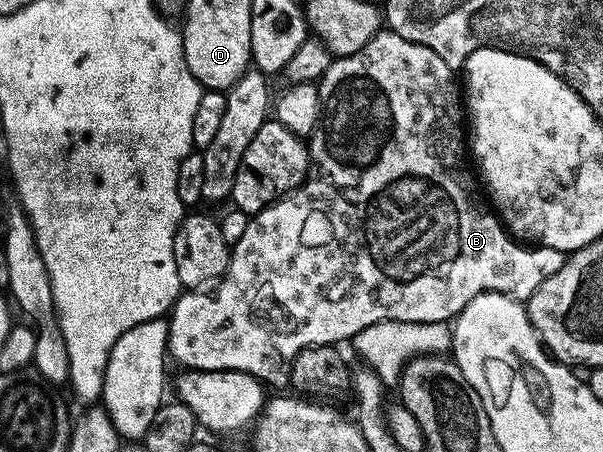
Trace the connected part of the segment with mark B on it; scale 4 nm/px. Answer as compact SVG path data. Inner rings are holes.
M380 32L380 33L377 33L377 34L375 34L375 35L374 35L374 36L373 36L373 40L369 40L369 44L365 44L365 48L361 48L361 52L353 52L353 53L352 53L352 54L350 54L350 55L349 55L349 56L345 56L345 57L344 57L344 58L335 58L335 59L334 59L334 61L332 61L332 63L331 63L331 66L330 66L330 67L329 67L329 68L328 68L328 69L327 69L327 71L326 71L326 72L325 72L325 73L324 73L324 74L323 74L323 77L322 77L322 78L320 78L320 79L319 79L319 81L318 81L318 83L317 83L317 85L318 85L318 88L319 88L319 99L320 99L320 100L321 100L321 108L322 108L322 109L323 109L323 112L322 112L322 115L321 115L321 117L320 117L320 119L319 119L319 127L317 127L317 129L316 129L316 130L315 130L315 132L314 132L314 134L312 134L312 135L311 135L311 137L310 137L310 139L309 139L309 153L310 153L310 156L311 156L311 168L310 168L310 171L309 171L309 173L308 173L308 175L307 175L307 180L306 180L306 182L304 182L304 183L303 183L303 185L301 185L301 186L299 186L299 187L297 187L297 188L296 188L296 190L295 190L295 191L293 191L293 193L291 193L291 194L286 194L286 196L284 196L284 197L283 197L283 198L281 198L281 199L279 199L279 201L278 201L278 202L276 202L276 203L275 203L275 205L273 205L273 206L266 206L266 208L265 208L265 209L263 209L263 210L262 210L262 212L261 212L261 213L260 213L260 214L252 214L252 215L250 215L250 217L248 217L248 219L247 219L247 227L246 227L246 228L245 228L245 236L241 236L241 240L237 240L237 241L236 241L236 242L234 242L234 244L233 244L233 245L232 245L232 246L231 246L231 263L230 263L230 264L229 264L229 265L228 265L228 266L227 266L227 270L226 270L226 272L225 272L225 273L223 273L223 276L222 276L222 278L220 278L220 279L219 279L219 281L218 281L218 283L217 283L217 285L216 285L216 286L215 286L215 287L214 287L214 290L215 290L215 289L216 289L216 290L215 290L215 298L214 298L214 296L213 296L213 295L211 295L211 294L207 294L207 293L211 293L211 292L183 292L183 293L180 293L180 295L179 295L179 298L178 298L178 300L177 300L177 301L175 301L175 305L174 305L174 306L172 306L172 307L171 307L171 309L170 309L170 311L169 311L169 321L170 321L170 330L169 330L169 332L168 332L168 340L167 340L167 349L168 349L168 351L169 351L169 354L170 354L170 357L171 357L171 358L172 358L172 359L173 359L173 357L175 357L175 358L176 358L176 360L177 360L177 361L179 361L179 362L181 362L181 363L182 363L182 364L181 364L181 366L182 366L182 367L185 367L185 368L186 368L186 369L189 369L189 370L240 370L240 371L241 371L241 372L245 372L245 373L246 373L246 374L251 374L251 375L253 375L253 377L255 377L255 378L257 378L257 379L259 379L259 381L260 381L260 382L262 382L262 383L264 383L264 384L266 384L266 385L267 385L267 386L268 386L268 387L271 387L271 386L283 386L283 385L284 385L284 386L285 386L285 387L286 387L286 386L287 386L287 385L288 385L288 382L289 382L289 363L290 363L290 361L291 361L291 359L293 359L293 358L296 358L296 356L298 356L298 354L299 354L299 352L300 352L300 351L301 351L301 350L304 350L304 349L305 349L305 348L306 348L306 347L307 347L307 346L329 346L329 345L332 345L332 344L343 344L343 341L345 341L345 340L346 340L346 338L347 338L347 341L348 341L348 340L351 340L351 339L354 339L354 336L355 336L355 334L356 334L356 333L357 333L357 332L361 332L361 328L369 328L369 324L377 324L377 323L378 323L378 322L446 322L446 323L450 323L450 322L451 322L451 321L452 321L452 320L454 320L454 319L456 319L456 318L458 318L458 316L459 316L459 313L461 313L461 312L462 312L462 311L463 311L463 309L464 309L464 308L465 308L465 304L469 304L469 300L473 300L473 299L474 299L474 298L476 298L476 296L477 296L477 295L478 295L478 294L489 294L489 293L493 293L493 294L508 294L508 296L510 296L510 297L511 297L511 298L518 298L518 299L520 299L520 300L526 300L526 299L528 299L528 298L530 298L530 297L531 297L531 293L533 293L533 292L534 292L534 290L536 290L536 288L538 288L538 287L539 287L539 286L540 286L540 285L541 285L541 283L543 283L543 281L544 281L544 280L545 280L545 279L546 279L546 278L548 278L548 277L549 277L549 276L553 276L553 272L557 272L557 271L558 271L558 270L560 270L560 269L561 269L561 268L562 268L562 266L563 266L563 263L564 263L564 261L565 261L565 254L564 254L564 253L563 253L563 252L561 252L561 251L558 251L558 250L556 250L556 249L555 249L555 248L549 248L549 247L545 247L545 246L538 246L538 245L536 245L536 246L535 246L535 247L534 247L534 248L532 248L532 247L531 247L531 246L530 246L530 245L527 245L527 244L520 244L520 243L519 243L519 242L518 242L518 241L516 241L516 239L515 239L515 238L513 238L513 237L511 237L511 236L509 236L509 234L508 234L508 231L507 231L507 230L506 230L506 229L505 229L505 227L504 227L504 225L503 225L503 223L502 223L502 222L501 222L501 221L500 221L500 219L499 219L499 218L498 218L498 217L496 217L496 215L495 215L495 214L494 214L494 213L493 213L493 210L492 210L492 207L491 207L491 206L490 206L490 205L488 205L488 203L487 203L487 202L486 202L486 201L485 201L485 198L484 198L484 196L483 196L483 198L482 198L482 196L481 196L481 195L479 195L479 190L478 190L478 188L477 188L477 187L475 187L475 178L474 178L474 176L473 176L473 175L471 175L471 170L470 170L470 168L469 168L469 167L467 167L467 160L468 160L468 161L469 161L469 146L468 146L468 143L467 143L467 142L466 142L466 141L465 141L465 136L464 136L464 140L463 140L463 126L464 126L464 130L465 130L465 102L464 102L464 99L463 99L463 98L462 98L462 97L461 97L461 86L460 86L460 83L459 83L459 86L458 86L458 84L457 84L457 83L455 83L455 77L457 77L457 74L456 74L456 71L454 71L454 70L451 70L451 68L450 68L450 67L449 67L449 66L448 66L448 65L447 65L447 64L445 64L445 61L444 61L444 60L441 60L441 58L440 58L440 56L437 56L437 54L436 54L436 52L433 52L433 50L432 50L432 49L431 49L431 48L429 48L429 47L423 47L423 46L422 46L422 45L421 45L421 44L417 44L417 43L410 43L410 42L409 42L409 40L403 40L403 39L402 39L402 38L401 38L401 36L399 36L399 35L397 35L397 34L395 34L395 33L392 33L392 32ZM275 302L276 302L276 304L277 304L277 305L279 305L279 306L280 306L280 308L281 308L281 309L283 309L283 310L284 310L284 312L285 312L285 313L287 313L287 314L288 314L288 316L289 316L289 317L291 317L291 318L282 318L282 316L281 316L281 315L279 315L279 314L275 314Z

